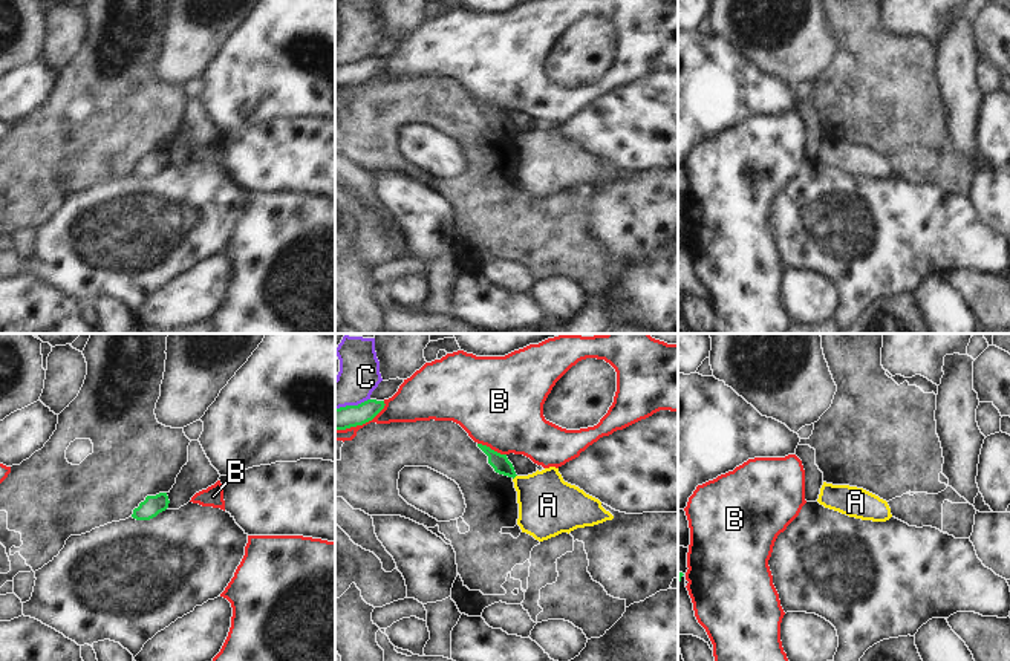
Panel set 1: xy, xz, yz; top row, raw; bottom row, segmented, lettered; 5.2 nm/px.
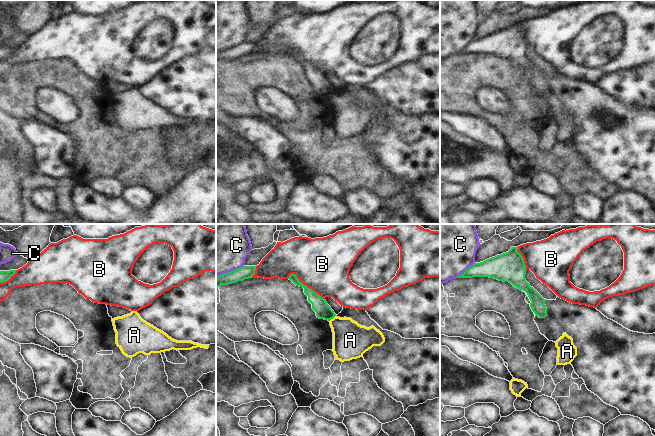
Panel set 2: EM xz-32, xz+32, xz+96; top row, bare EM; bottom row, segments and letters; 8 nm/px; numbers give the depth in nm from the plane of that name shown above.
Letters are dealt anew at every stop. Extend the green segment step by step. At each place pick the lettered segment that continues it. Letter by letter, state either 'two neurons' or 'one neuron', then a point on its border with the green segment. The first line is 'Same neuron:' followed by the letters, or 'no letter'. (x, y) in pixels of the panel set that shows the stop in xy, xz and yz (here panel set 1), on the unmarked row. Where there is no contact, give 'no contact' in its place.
Same neuron: no letter
A: two neurons | xz (514, 133)
B: two neurons | xz (361, 81)
C: two neurons | xz (352, 63)

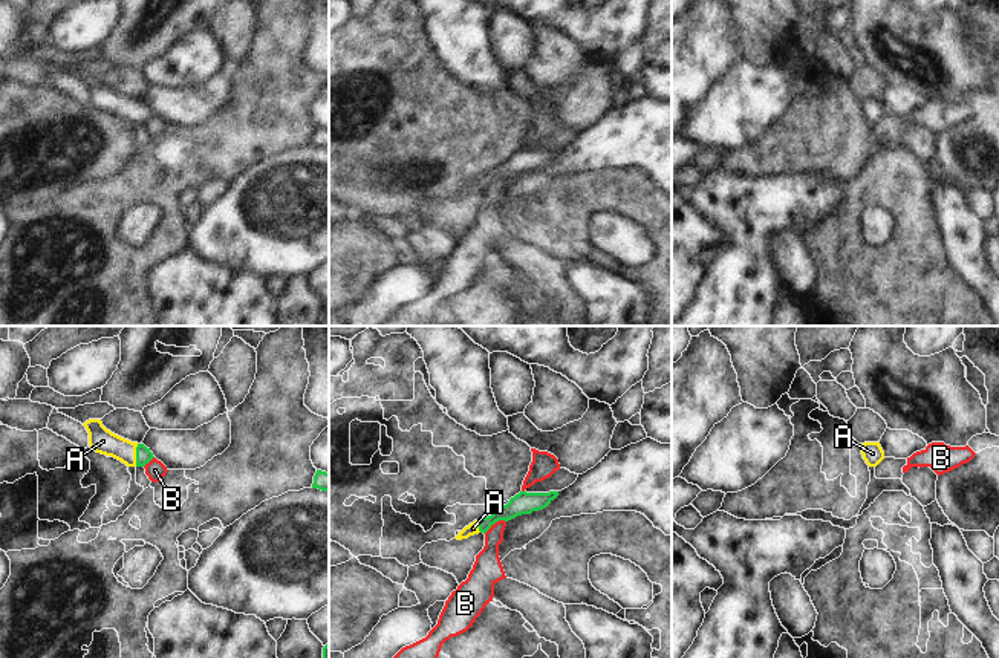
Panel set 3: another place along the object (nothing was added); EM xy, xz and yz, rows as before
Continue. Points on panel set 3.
Same neuron: A
A: one neuron | xy (136, 112)
B: two neurons | xz (494, 179)

